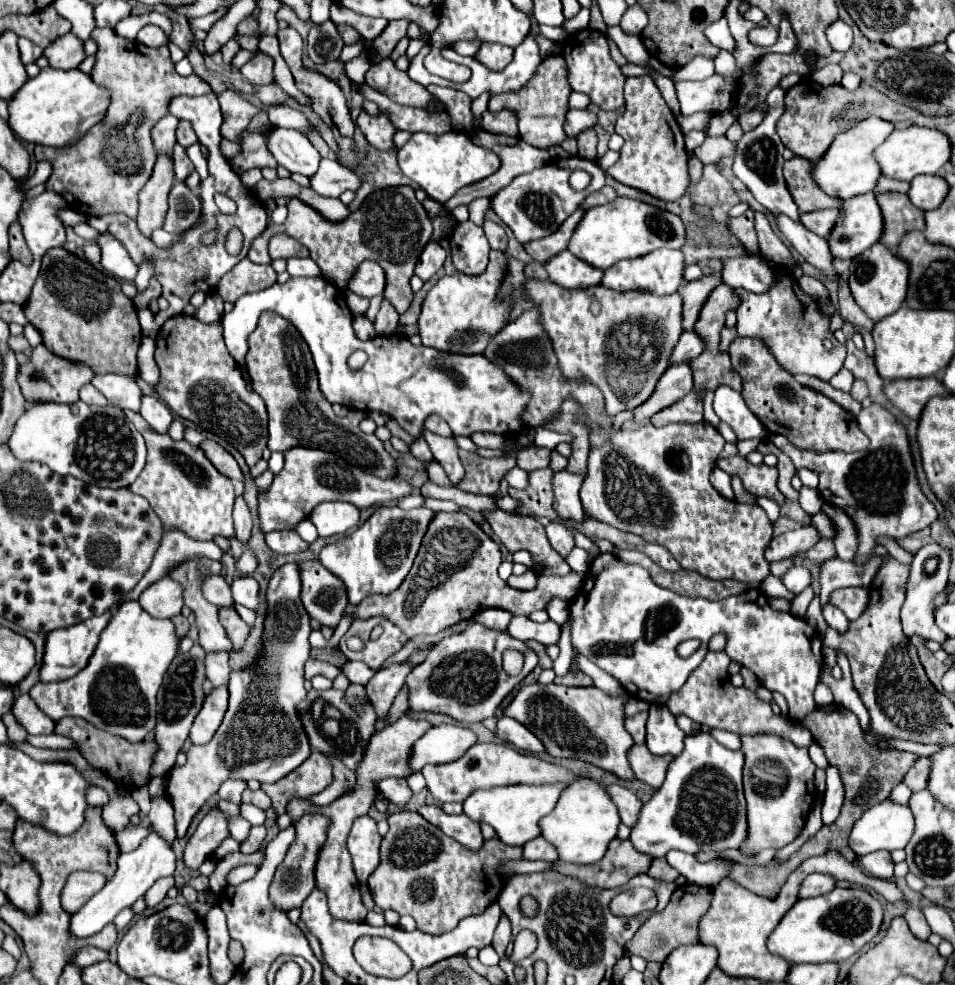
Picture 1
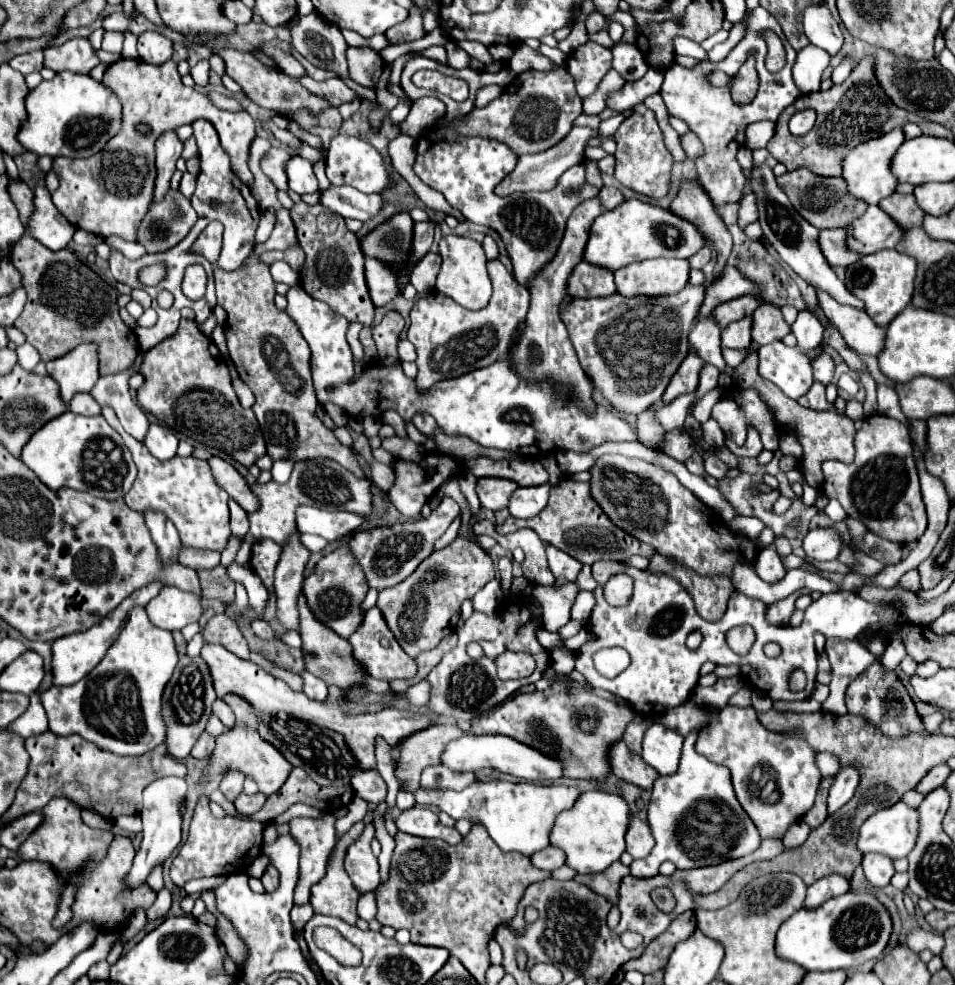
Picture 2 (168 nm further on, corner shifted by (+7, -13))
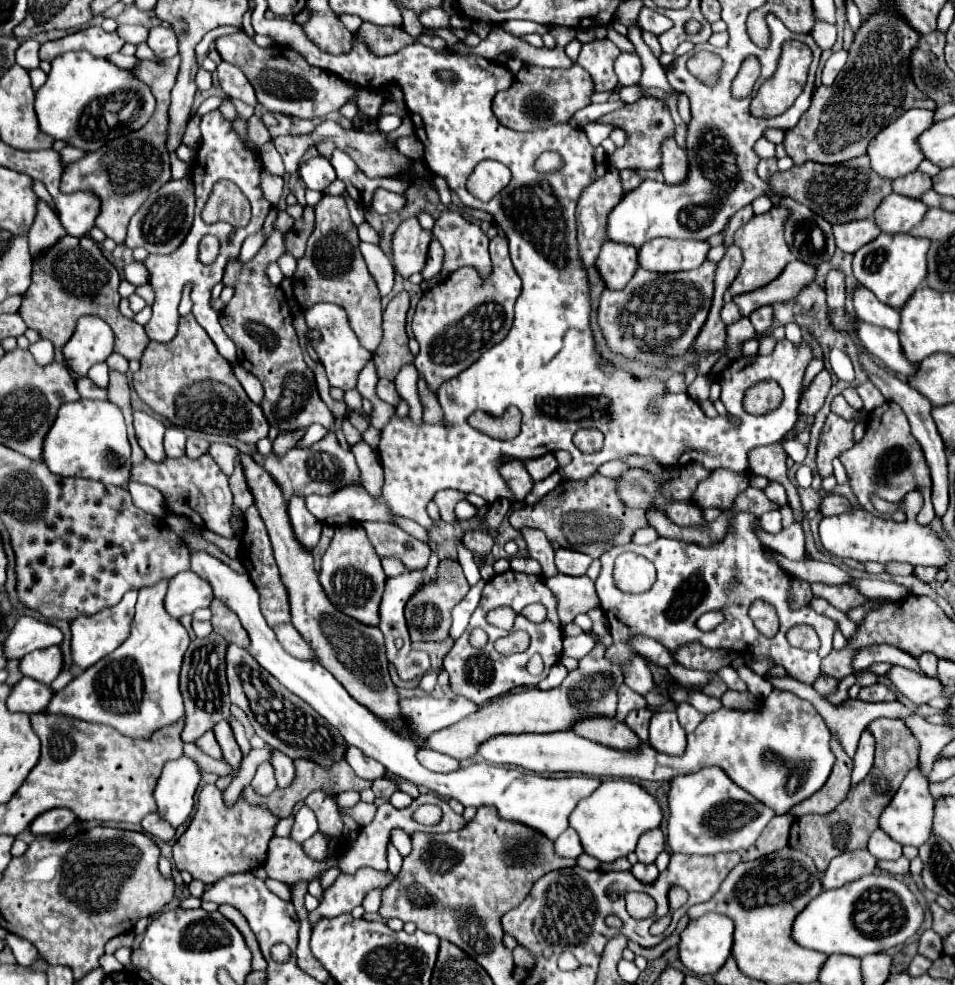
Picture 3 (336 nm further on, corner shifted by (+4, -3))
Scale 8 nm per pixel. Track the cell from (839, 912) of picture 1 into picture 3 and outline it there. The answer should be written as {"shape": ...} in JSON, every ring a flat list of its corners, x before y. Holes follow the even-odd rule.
{"shape":[[867,875,867,877,861,877,849,885,843,885,839,889,823,891,823,895,815,897,797,915,797,919,793,923,793,939,799,945,819,951,819,953,825,953,825,955,839,953,839,955,865,957,869,953,887,951,887,949,911,939,917,933,917,929,921,927,923,917,925,917,923,907,919,905,919,901,915,899,915,895,909,891,909,887,905,883,901,883,893,875]]}

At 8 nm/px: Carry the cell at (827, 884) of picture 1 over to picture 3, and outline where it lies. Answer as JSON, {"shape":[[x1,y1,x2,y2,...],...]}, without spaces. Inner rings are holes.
{"shape":[[857,849,843,853,831,861,827,871,823,873,823,889,837,889,845,883,851,883,863,875,873,873,877,867,877,859,867,849]]}

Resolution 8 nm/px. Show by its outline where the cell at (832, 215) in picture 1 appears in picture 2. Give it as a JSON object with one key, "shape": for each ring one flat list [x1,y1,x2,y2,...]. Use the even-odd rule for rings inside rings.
{"shape":[[822,229,820,231,820,249,822,255,826,257,826,261,834,267,834,265,842,265,848,267,852,265,858,255,852,253,846,245,844,245,844,237,846,237,846,229]]}

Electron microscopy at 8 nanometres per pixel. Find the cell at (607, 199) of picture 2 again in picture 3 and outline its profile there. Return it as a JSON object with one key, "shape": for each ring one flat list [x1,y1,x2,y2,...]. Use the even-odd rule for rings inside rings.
{"shape":[[625,169,625,171,621,171,621,179,623,179,623,187,625,187,625,191,631,191,631,189,635,189,635,187,639,187,641,185,641,175,637,173,637,171,633,171,633,169]]}

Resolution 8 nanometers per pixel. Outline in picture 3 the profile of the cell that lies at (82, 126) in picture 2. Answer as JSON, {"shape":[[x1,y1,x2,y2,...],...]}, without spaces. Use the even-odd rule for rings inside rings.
{"shape":[[71,51,55,57,45,85,35,93,35,113,39,119,39,127,47,135,63,139,69,145,79,147,83,151,97,151,105,143,141,129,151,119,153,111,155,111,155,97,149,85,139,81,131,71,121,69,103,57,95,57,89,51,75,51,75,53]]}

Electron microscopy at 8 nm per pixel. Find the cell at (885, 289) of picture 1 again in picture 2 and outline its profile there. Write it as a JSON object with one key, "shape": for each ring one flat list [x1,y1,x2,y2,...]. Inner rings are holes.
{"shape":[[886,249,872,255,864,255,856,263,852,263,846,269,844,285,854,297,864,301,864,309,870,315,870,319,878,327,886,327,910,303,914,291,914,275,916,275,916,261,912,257,898,253,896,249]]}

